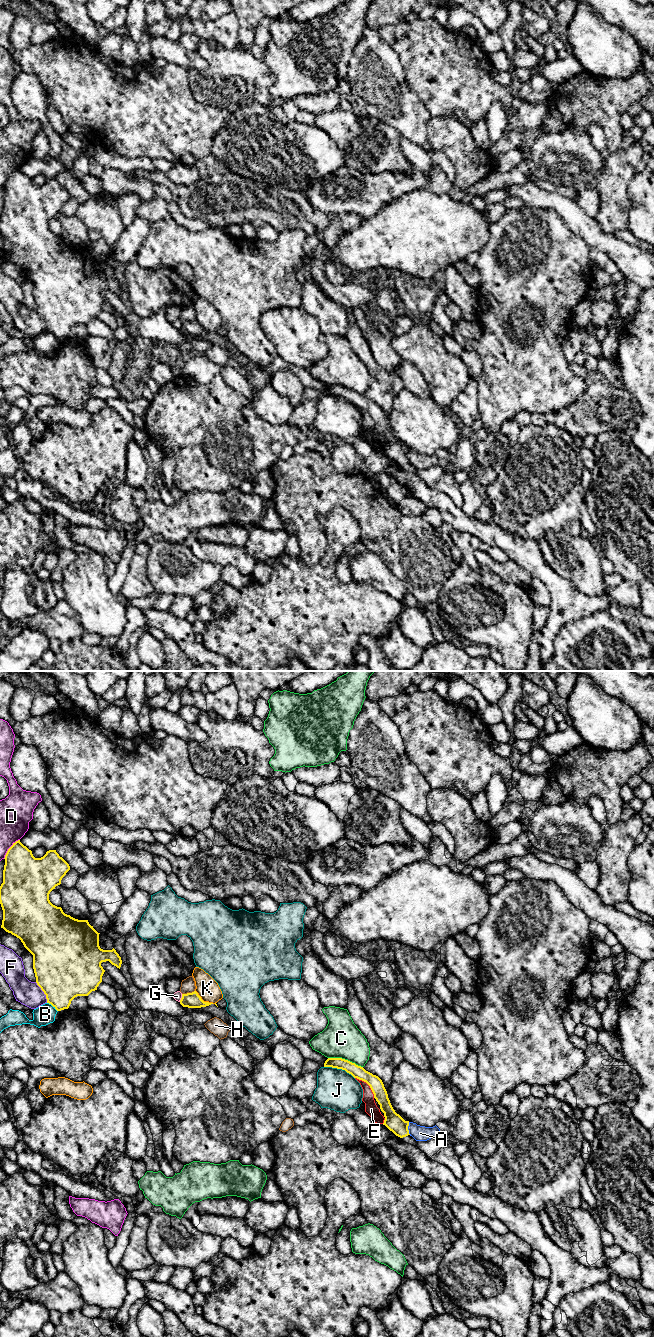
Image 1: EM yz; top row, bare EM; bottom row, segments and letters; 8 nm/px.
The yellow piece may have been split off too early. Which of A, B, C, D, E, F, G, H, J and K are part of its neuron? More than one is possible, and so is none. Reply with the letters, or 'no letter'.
no letter

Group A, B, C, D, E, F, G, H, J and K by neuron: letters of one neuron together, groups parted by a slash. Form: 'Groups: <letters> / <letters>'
Groups: A / B / C / D / E / F / G / H / J / K

